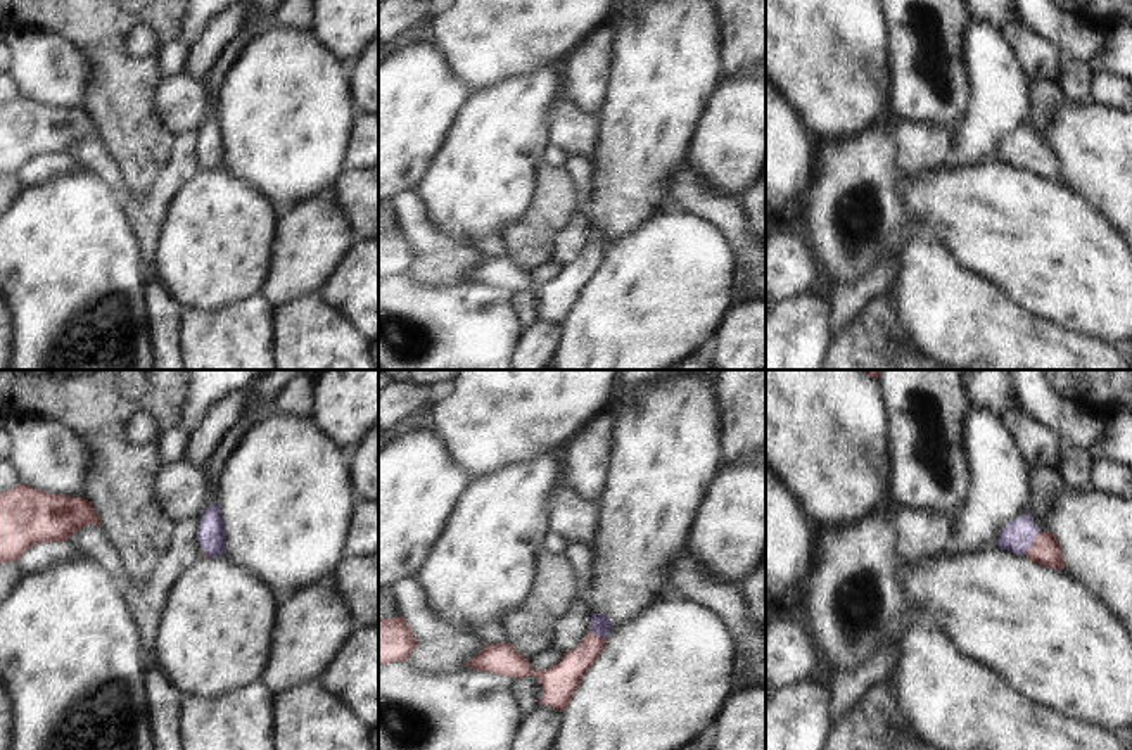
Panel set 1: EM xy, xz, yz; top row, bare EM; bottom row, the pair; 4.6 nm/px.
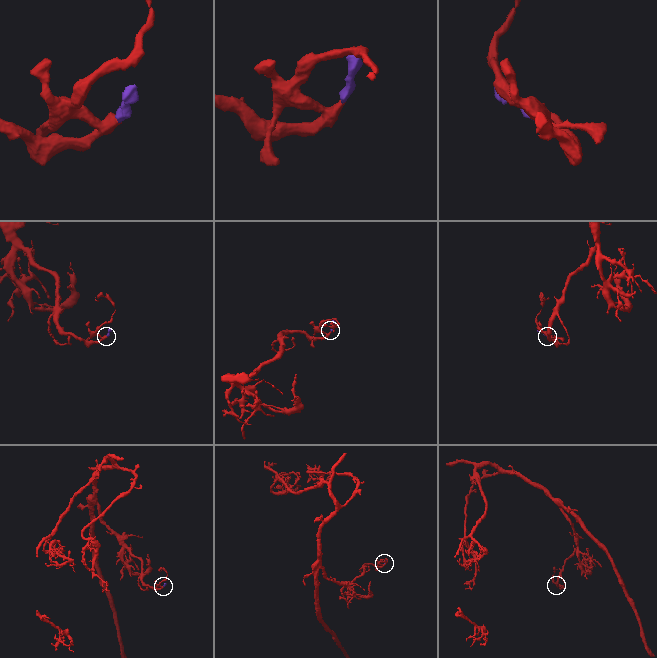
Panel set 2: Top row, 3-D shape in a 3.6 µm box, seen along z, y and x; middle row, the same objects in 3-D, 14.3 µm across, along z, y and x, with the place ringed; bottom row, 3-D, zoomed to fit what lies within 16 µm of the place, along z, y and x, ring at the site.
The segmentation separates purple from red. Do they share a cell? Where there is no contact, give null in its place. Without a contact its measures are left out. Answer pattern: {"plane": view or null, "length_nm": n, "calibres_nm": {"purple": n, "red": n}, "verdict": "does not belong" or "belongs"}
{"plane": "yz", "length_nm": 130, "calibres_nm": {"purple": 150, "red": 140}, "verdict": "belongs"}

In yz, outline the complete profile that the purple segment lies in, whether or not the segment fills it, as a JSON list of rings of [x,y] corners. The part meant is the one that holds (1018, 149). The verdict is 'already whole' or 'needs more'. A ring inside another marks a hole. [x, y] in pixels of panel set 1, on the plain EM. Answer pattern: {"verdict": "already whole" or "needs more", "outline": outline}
{"verdict": "needs more", "outline": [[[1030,124],[1011,135],[999,147],[997,159],[1046,180],[1066,183],[1063,161],[1051,145],[1042,145]]]}

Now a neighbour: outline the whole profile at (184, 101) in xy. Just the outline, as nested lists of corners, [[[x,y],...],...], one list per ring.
[[[185,69],[181,74],[164,79],[157,109],[178,138],[200,131],[214,114],[209,78],[197,78]]]

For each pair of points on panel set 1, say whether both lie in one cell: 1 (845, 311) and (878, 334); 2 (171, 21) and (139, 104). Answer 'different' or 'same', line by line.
1: different
2: same

